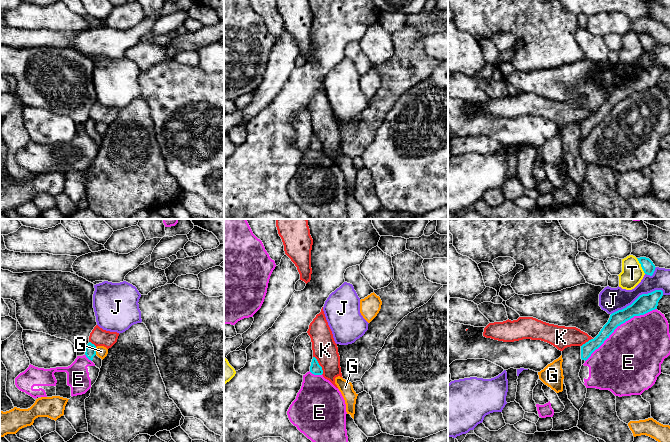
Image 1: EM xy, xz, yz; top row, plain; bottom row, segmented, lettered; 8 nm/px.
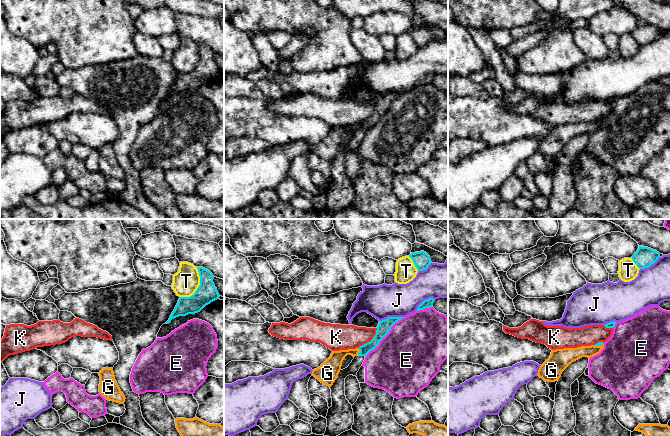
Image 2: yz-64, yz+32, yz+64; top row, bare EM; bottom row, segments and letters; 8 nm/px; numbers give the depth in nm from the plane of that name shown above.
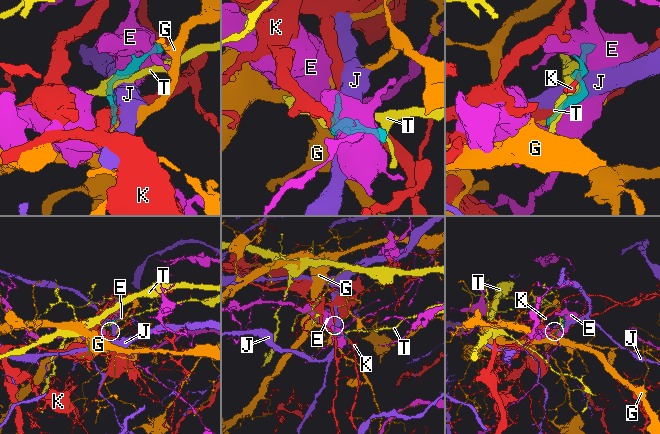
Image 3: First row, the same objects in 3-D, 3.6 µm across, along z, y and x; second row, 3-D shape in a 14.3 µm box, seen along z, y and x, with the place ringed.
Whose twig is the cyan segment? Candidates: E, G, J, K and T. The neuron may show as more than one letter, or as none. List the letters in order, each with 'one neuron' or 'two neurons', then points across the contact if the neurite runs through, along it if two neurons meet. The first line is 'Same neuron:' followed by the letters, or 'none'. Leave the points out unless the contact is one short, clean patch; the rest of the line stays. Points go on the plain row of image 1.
Same neuron: none
E: two neurons
G: two neurons; border along xy (95, 123), (96, 130)
J: two neurons
K: two neurons; border along xz (313, 132), (321, 143), (322, 150)
T: two neurons

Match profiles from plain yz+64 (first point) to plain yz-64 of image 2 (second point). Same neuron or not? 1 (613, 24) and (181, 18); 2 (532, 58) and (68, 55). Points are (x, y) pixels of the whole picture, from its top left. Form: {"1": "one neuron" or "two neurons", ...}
{"1": "two neurons", "2": "one neuron"}

